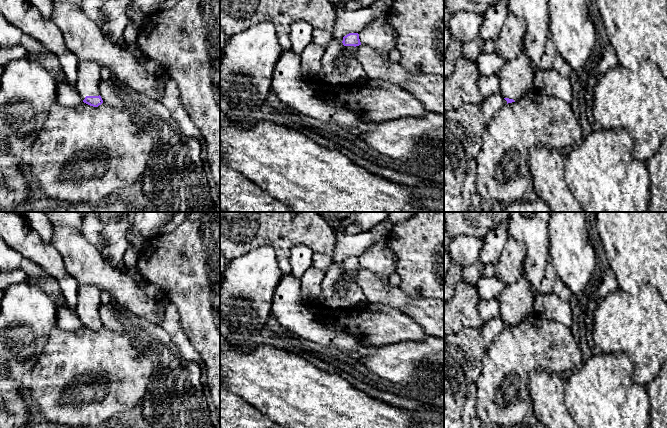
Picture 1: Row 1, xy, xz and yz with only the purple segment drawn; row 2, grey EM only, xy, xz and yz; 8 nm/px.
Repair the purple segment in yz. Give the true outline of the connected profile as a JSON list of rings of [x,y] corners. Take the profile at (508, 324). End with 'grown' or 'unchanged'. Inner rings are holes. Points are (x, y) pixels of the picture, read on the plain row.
[[[524,276],[505,288],[497,295],[500,304],[501,320],[508,327],[520,324],[534,312],[535,296]]]; grown

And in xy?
[[[78,285],[76,314],[83,326],[93,331],[103,327],[99,315],[100,294],[101,291],[94,285]]]; grown

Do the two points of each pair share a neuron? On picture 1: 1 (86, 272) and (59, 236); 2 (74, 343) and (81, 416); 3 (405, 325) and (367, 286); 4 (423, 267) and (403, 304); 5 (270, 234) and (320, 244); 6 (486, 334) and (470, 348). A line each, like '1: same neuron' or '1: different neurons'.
1: same neuron
2: same neuron
3: different neurons
4: different neurons
5: same neuron
6: same neuron

